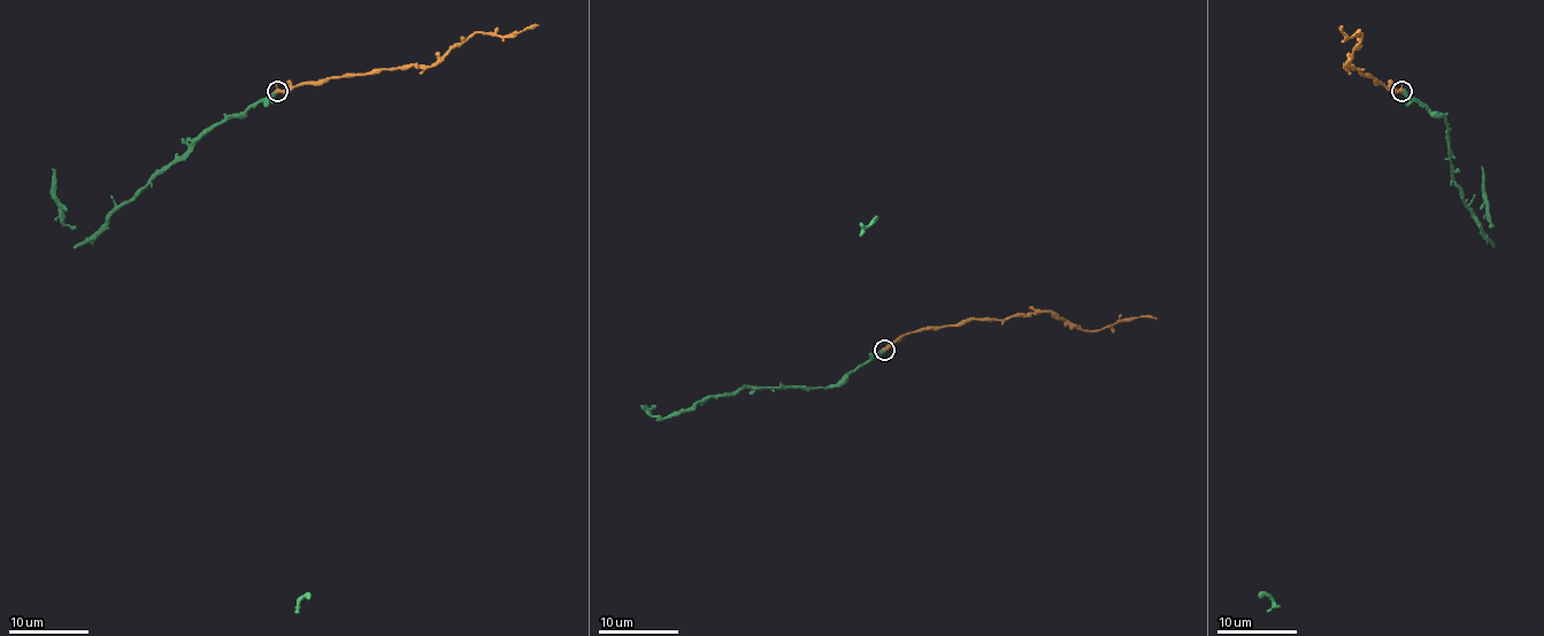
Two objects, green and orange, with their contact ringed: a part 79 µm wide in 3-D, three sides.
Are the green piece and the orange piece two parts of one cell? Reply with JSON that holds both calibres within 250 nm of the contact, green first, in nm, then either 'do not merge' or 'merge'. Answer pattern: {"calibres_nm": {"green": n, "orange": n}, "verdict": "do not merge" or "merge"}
{"calibres_nm": {"green": 440, "orange": 440}, "verdict": "merge"}

